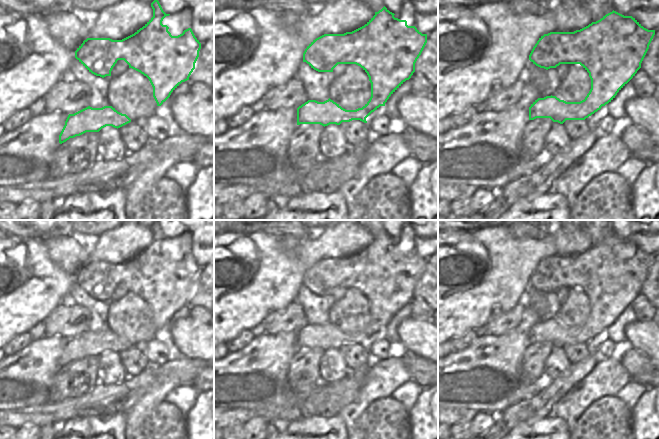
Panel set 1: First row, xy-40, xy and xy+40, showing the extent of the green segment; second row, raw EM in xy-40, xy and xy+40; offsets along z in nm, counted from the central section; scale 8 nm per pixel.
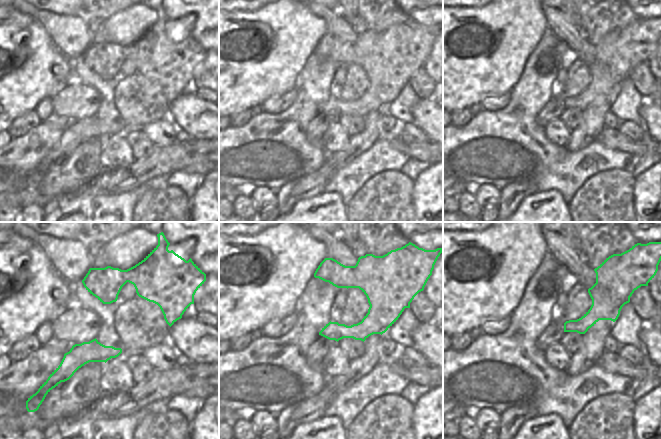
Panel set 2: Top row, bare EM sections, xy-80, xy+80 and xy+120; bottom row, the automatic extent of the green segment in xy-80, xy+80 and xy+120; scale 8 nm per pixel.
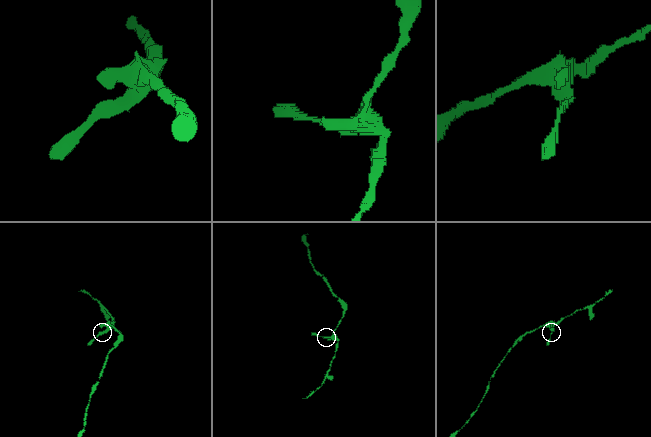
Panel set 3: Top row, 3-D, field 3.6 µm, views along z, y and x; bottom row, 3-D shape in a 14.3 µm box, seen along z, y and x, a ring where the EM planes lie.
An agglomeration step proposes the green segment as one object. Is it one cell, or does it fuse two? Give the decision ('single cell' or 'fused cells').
single cell

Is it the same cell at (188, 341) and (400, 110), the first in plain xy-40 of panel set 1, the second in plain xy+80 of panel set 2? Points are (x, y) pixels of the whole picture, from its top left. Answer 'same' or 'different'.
different

